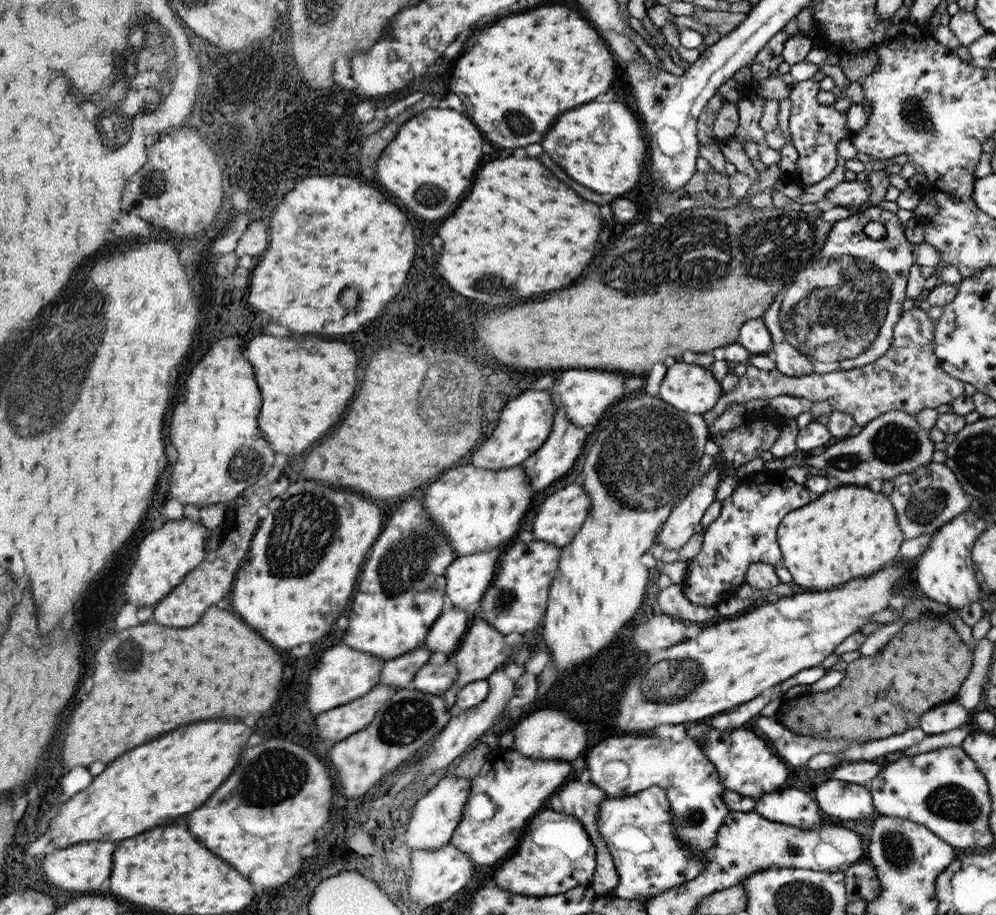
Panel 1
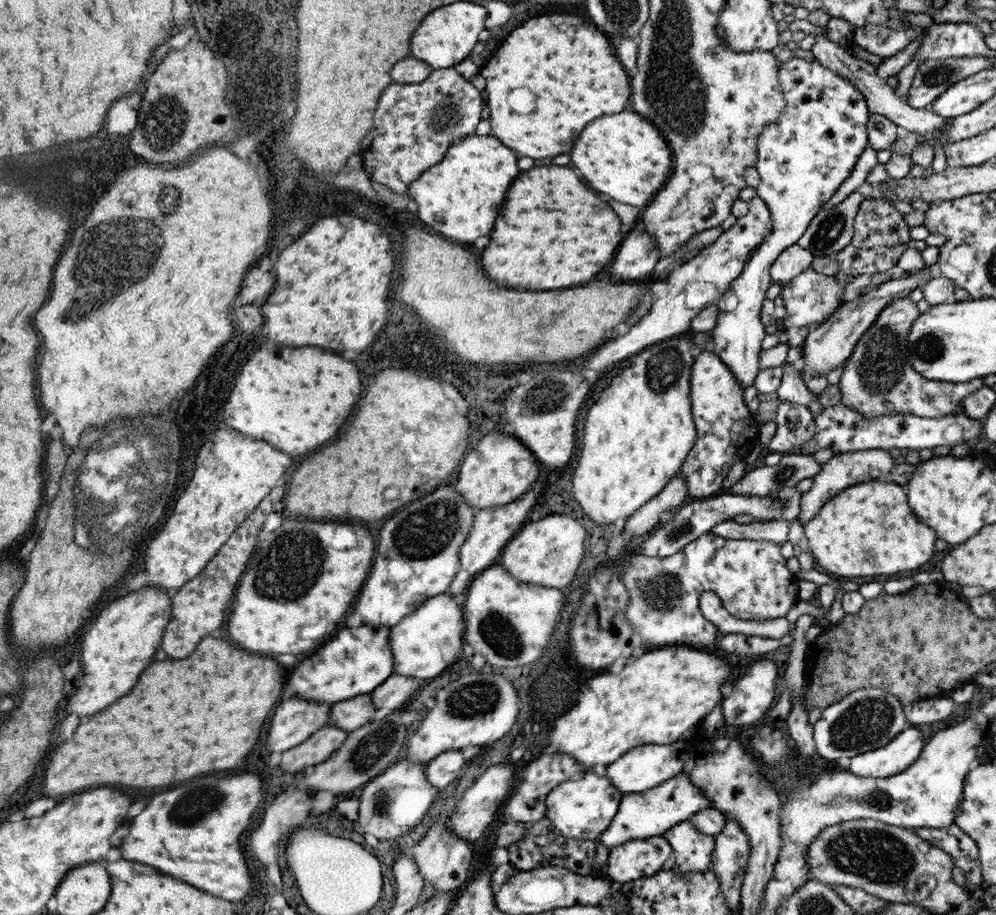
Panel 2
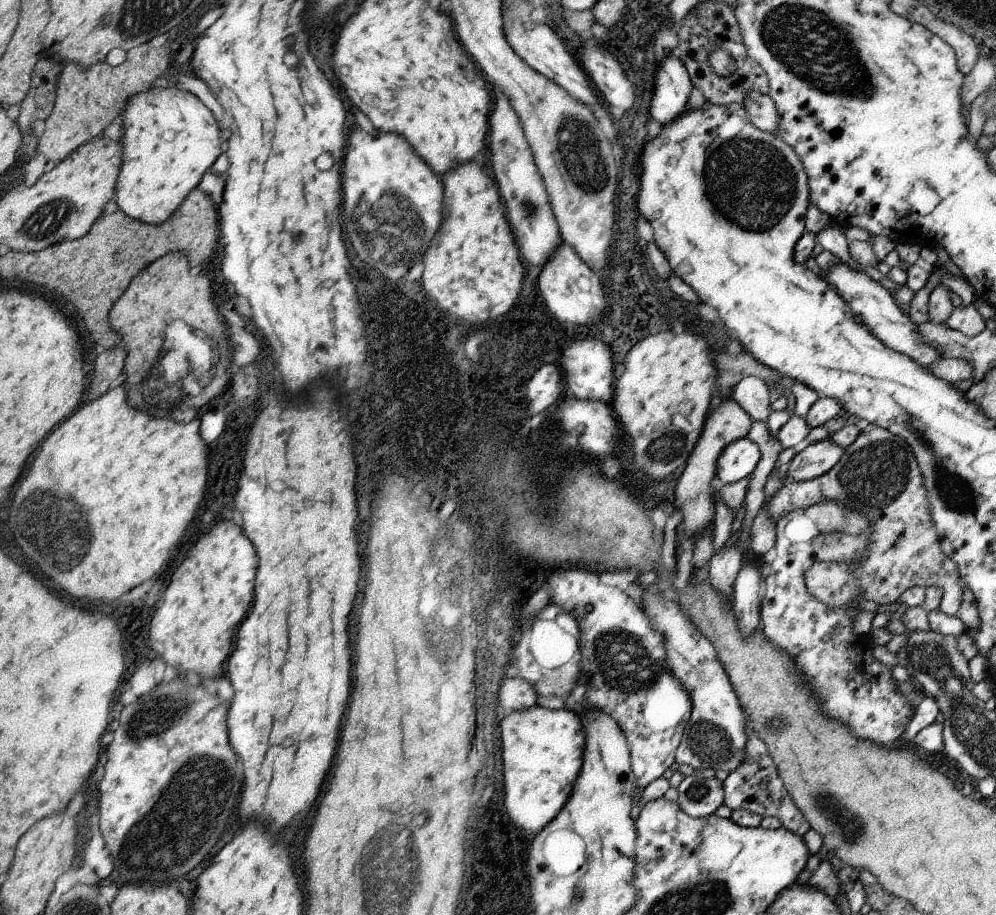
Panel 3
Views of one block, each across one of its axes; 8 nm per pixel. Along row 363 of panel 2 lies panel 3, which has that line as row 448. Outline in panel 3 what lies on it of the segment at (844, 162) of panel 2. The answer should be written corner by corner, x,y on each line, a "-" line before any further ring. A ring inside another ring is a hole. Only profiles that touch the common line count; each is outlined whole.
747,436
731,442
717,460
717,480
719,484
737,484
739,480
753,474
761,456
757,444
749,442

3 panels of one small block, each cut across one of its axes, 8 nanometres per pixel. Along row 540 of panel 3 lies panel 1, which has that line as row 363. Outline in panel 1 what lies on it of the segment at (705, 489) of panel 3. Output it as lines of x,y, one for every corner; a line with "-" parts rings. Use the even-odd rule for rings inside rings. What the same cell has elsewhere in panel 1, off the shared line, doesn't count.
677,362
667,368
663,382
659,384
659,398
673,408
689,414
711,412
717,400
721,400
721,388
713,380
709,368

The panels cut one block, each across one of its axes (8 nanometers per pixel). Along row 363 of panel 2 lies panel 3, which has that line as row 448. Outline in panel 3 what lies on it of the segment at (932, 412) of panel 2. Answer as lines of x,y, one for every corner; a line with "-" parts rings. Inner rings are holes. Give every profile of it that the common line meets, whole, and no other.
863,424
859,436
845,448
837,466
807,482
787,480
787,484
783,484
767,502
767,510
773,516
773,522
777,522
783,514
809,508
821,500
839,500
845,512
859,510
871,518
873,546
871,554
857,572
845,564
813,564
805,572
805,590
813,598
825,606
839,608
859,594
863,600
889,606
895,604
907,588
921,586
927,590
935,586
943,590
941,612
947,616
957,614
965,584
957,566
941,552
939,536
931,524
931,504
927,502
923,476
905,440
899,440
899,436
879,428
877,424

